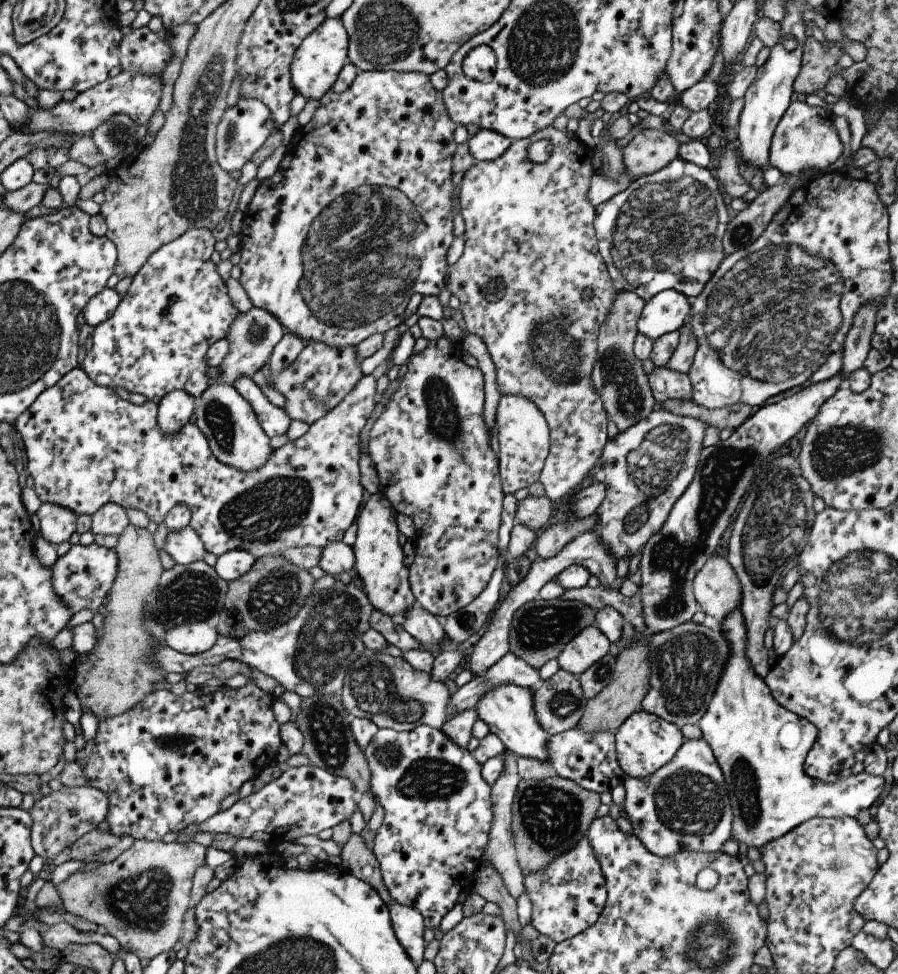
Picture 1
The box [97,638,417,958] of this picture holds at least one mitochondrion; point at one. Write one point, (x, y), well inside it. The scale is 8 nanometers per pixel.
(141, 900)

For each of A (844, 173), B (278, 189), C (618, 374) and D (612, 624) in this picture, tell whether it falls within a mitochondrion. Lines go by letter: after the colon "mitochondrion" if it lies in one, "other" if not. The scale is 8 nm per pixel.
A: other
B: other
C: mitochondrion
D: other

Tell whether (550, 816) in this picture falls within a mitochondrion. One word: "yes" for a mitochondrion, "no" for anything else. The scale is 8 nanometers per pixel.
yes

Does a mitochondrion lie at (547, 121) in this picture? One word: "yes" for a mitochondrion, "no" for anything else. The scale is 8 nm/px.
no

